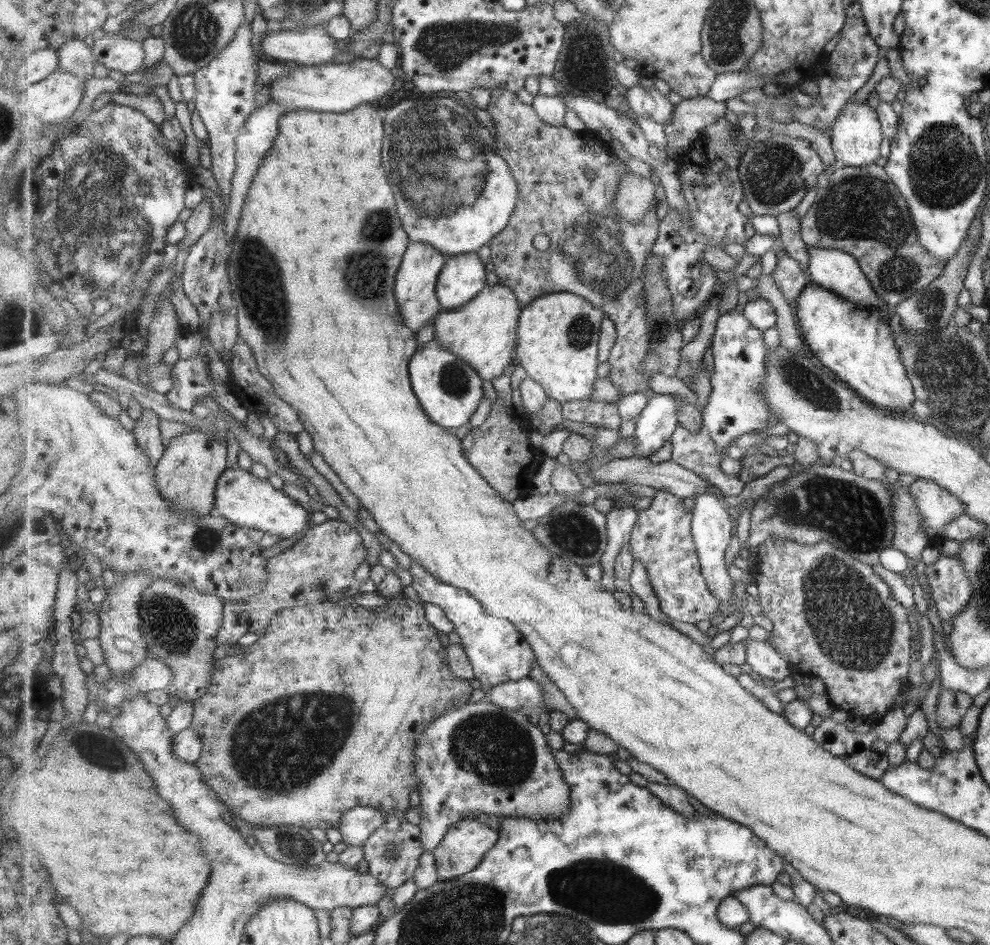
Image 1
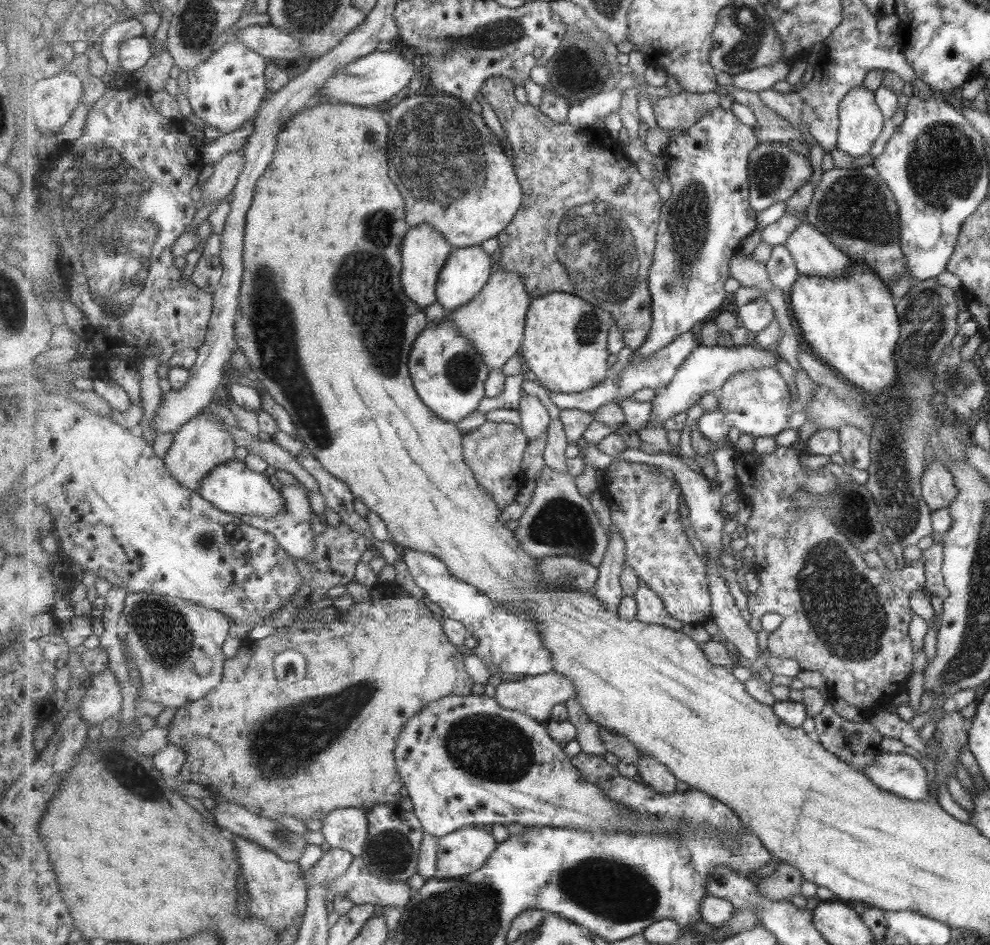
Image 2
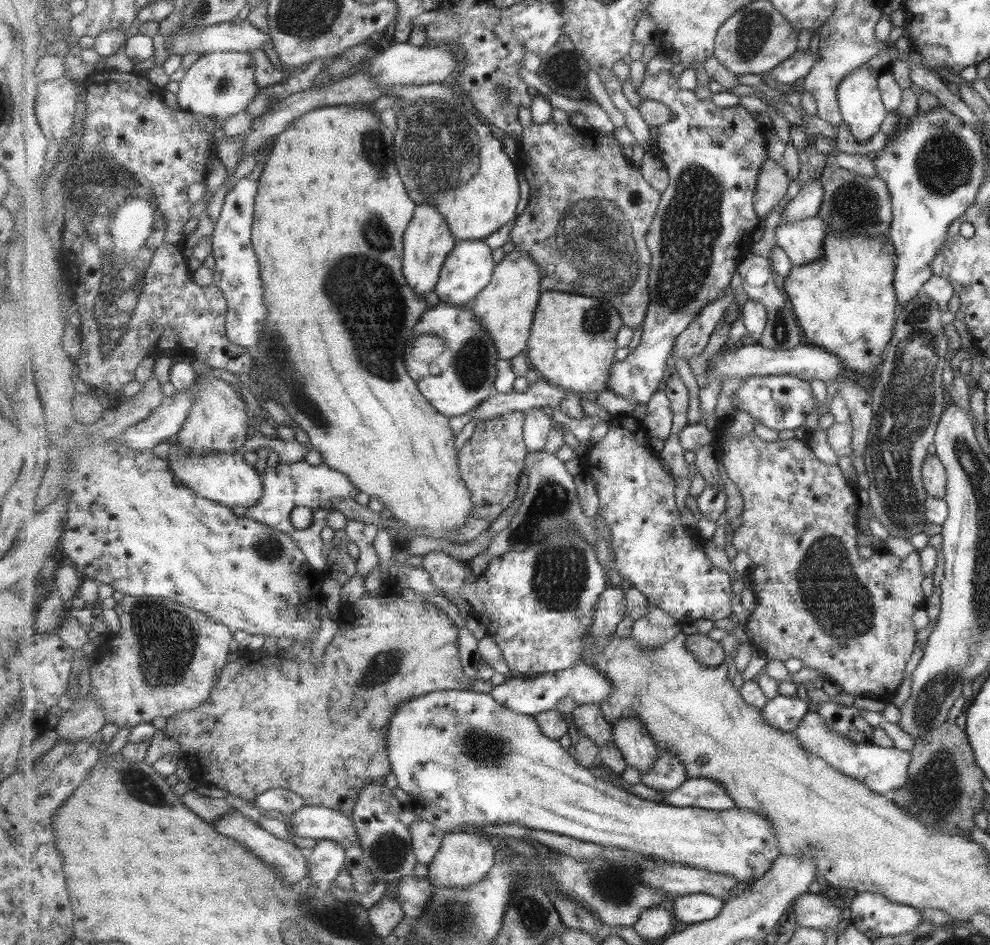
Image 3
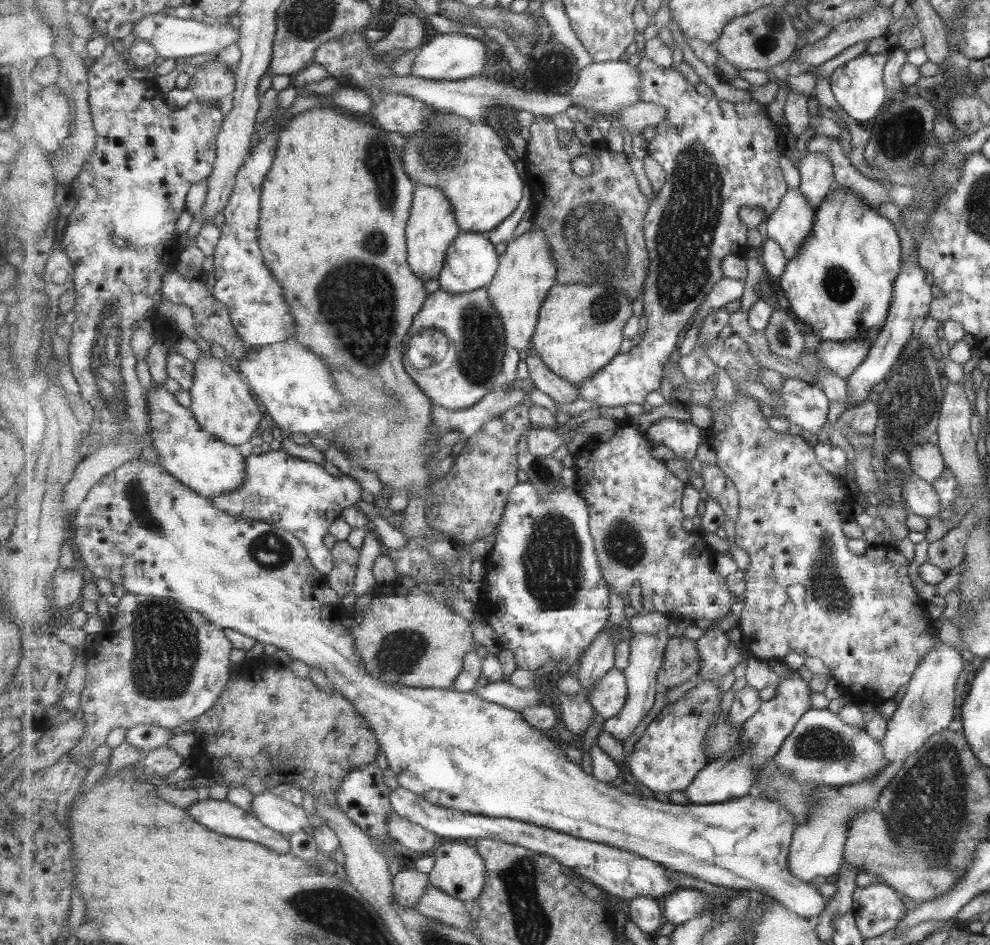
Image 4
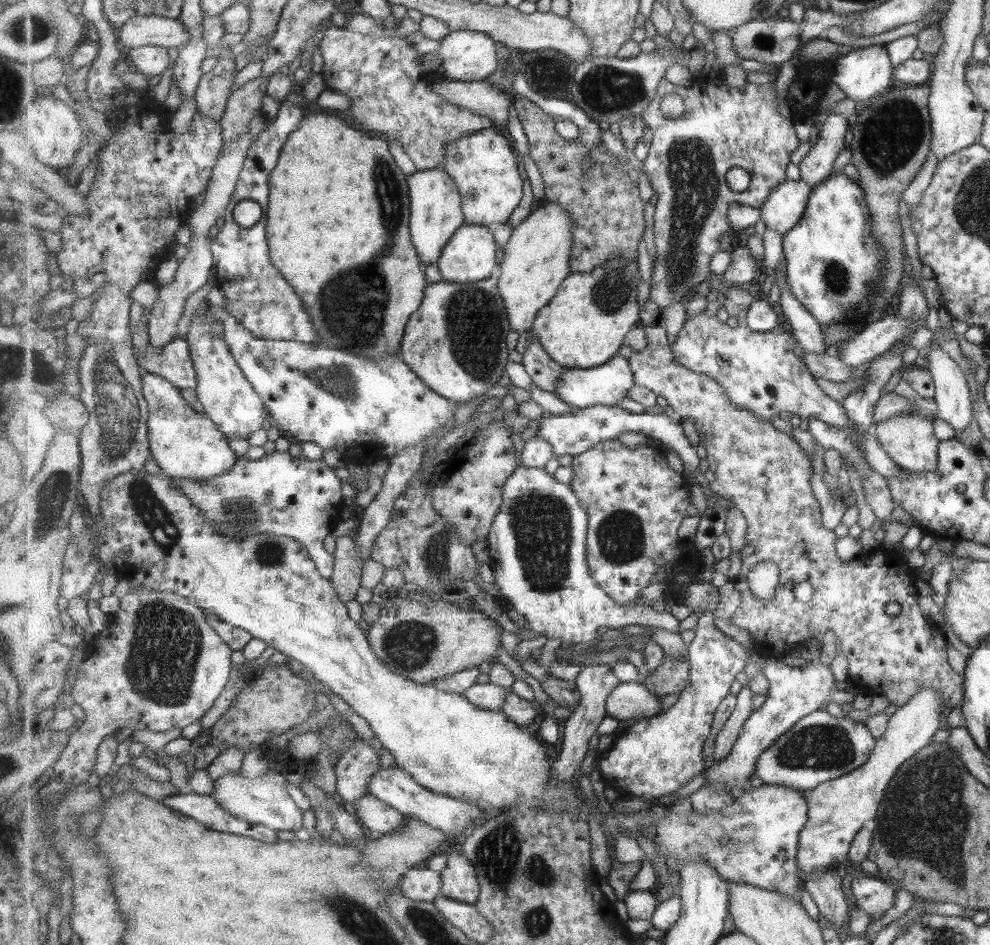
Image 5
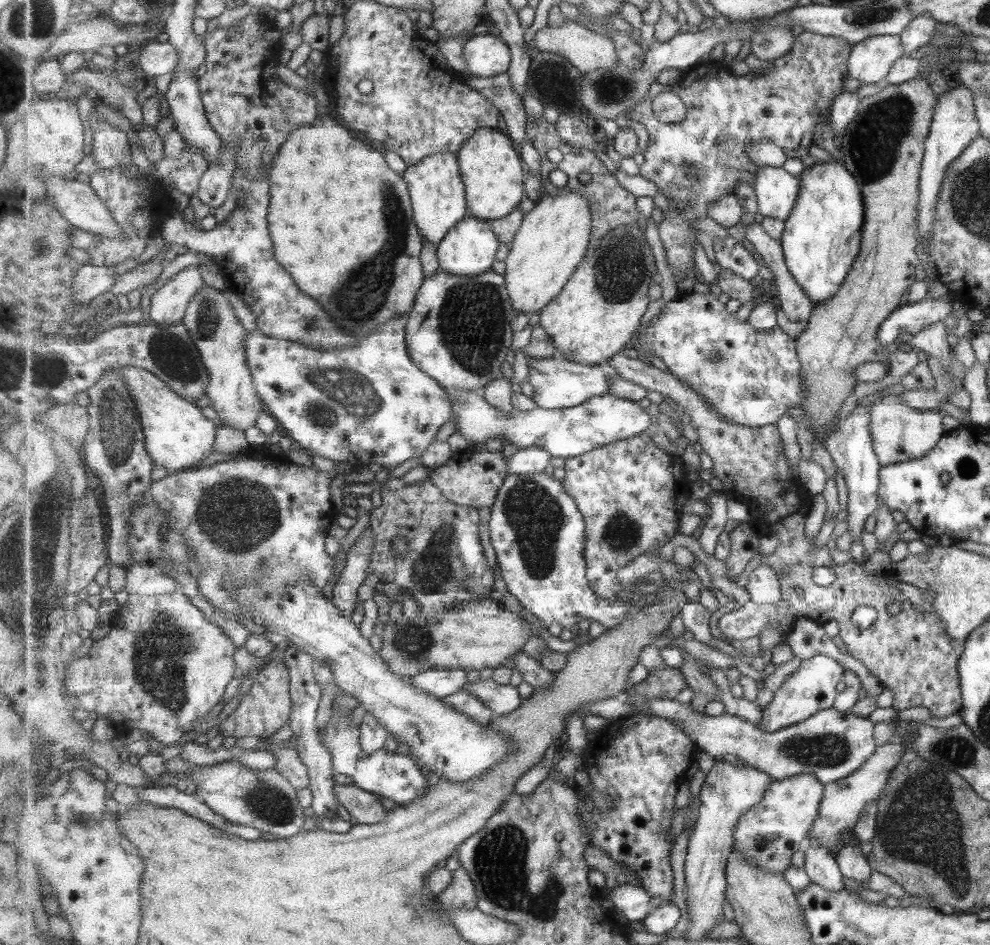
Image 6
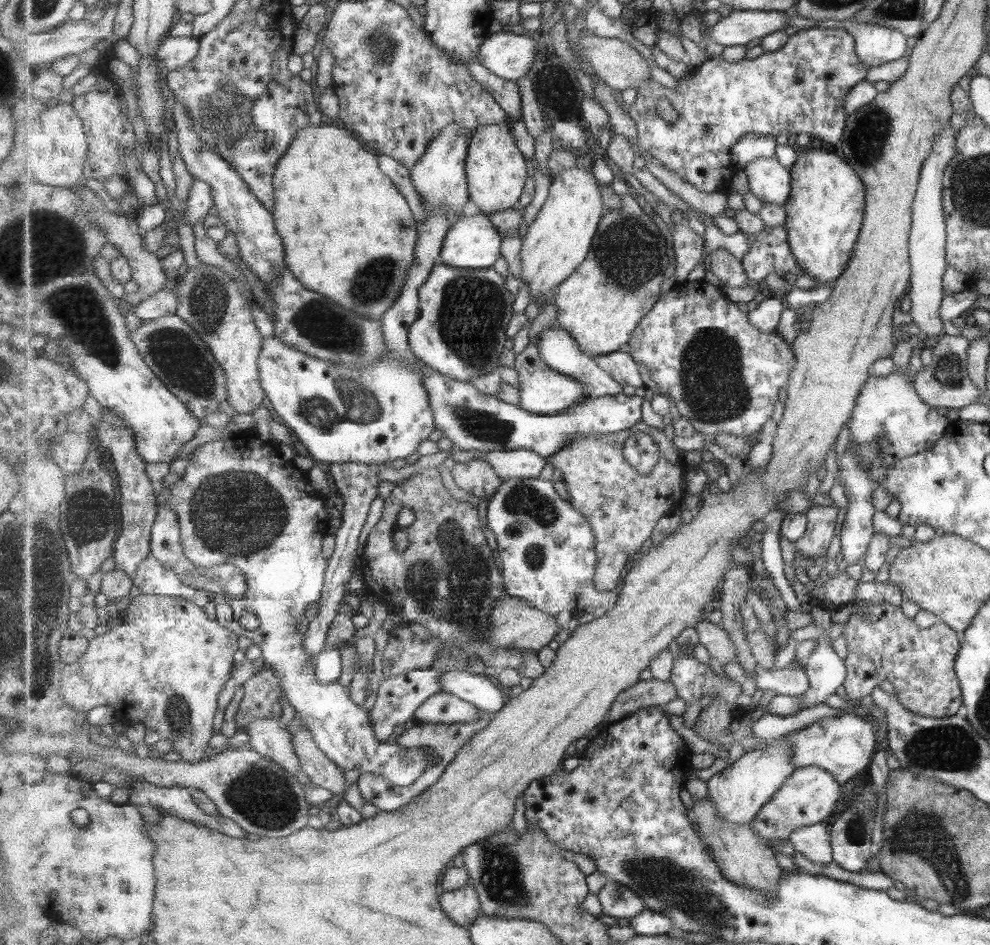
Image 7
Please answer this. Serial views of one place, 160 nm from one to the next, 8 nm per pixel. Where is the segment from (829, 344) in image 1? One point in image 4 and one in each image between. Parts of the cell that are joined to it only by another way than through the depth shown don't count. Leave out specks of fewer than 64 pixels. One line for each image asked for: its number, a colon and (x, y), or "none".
2: (849, 321)
3: (844, 301)
4: (839, 284)

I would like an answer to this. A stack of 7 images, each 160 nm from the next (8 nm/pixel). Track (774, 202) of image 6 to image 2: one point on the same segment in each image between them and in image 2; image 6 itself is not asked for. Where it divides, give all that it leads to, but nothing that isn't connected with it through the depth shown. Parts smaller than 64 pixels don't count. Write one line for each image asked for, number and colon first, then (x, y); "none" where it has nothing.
2: (815, 255)
3: (803, 240)
4: (789, 225)
5: (788, 201)

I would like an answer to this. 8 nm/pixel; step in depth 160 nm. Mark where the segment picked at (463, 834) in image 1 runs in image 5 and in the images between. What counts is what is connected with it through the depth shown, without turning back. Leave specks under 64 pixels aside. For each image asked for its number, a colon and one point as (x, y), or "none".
2: (462, 853)
3: (464, 859)
4: (460, 871)
5: (460, 880)

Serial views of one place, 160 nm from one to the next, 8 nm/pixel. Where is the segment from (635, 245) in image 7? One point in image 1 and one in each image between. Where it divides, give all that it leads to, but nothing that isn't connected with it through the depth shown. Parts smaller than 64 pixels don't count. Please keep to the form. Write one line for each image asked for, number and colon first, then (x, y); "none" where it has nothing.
1: (559, 344)
2: (567, 347)
3: (574, 340)
4: (580, 330)
5: (585, 325)
6: (597, 314)

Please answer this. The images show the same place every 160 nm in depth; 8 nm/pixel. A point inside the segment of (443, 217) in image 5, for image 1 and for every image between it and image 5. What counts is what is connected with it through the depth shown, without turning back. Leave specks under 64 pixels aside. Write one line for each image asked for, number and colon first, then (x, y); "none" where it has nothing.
1: (417, 280)
2: (425, 251)
3: (429, 240)
4: (433, 226)

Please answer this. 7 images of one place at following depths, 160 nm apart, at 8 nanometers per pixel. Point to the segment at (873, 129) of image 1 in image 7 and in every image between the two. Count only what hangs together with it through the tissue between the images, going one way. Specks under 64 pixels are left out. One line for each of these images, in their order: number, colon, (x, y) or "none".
2: (860, 121)
3: (859, 101)
4: (858, 87)
5: (860, 74)
6: (869, 60)
7: (874, 45)

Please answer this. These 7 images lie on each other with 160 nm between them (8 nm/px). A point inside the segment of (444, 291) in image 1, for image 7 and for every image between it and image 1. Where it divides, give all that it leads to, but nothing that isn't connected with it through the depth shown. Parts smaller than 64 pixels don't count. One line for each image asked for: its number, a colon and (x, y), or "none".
2: (468, 270)
3: (469, 269)
4: (472, 262)
5: (471, 255)
6: (471, 247)
7: (474, 242)

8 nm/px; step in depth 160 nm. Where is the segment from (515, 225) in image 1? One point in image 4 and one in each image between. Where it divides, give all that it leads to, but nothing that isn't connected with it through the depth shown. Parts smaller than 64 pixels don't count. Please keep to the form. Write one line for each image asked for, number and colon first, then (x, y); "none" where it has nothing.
2: (575, 233)
3: (590, 209)
4: (596, 224)

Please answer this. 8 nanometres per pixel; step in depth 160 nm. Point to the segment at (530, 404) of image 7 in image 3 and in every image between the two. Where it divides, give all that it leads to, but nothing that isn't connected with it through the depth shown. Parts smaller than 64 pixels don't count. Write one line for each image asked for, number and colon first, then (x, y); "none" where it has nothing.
3: (704, 225)
4: (719, 157)
5: (580, 388)
6: (558, 383)

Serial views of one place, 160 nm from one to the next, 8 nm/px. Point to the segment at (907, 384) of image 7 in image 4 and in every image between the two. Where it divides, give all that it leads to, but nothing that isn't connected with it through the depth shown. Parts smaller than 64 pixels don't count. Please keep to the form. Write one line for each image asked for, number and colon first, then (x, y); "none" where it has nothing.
4: (926, 462)
5: (908, 440)
6: (899, 433)

